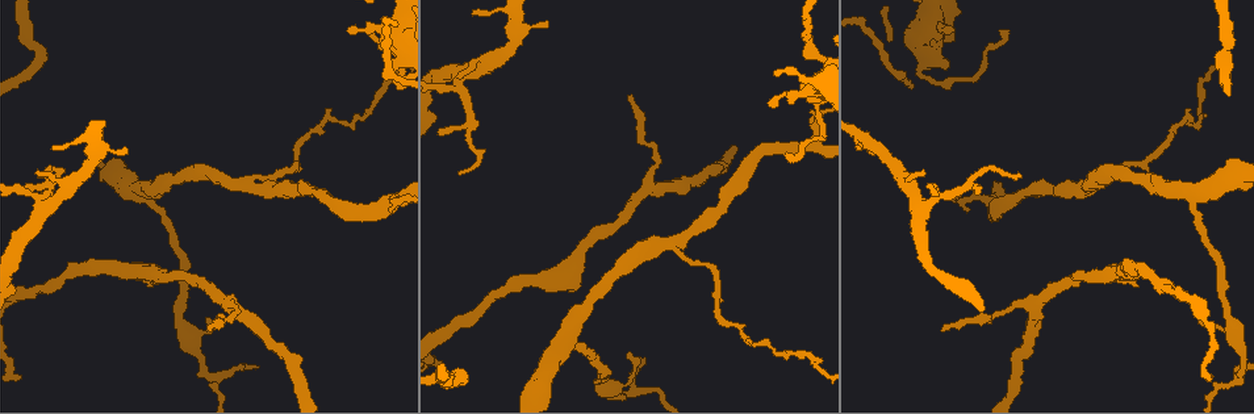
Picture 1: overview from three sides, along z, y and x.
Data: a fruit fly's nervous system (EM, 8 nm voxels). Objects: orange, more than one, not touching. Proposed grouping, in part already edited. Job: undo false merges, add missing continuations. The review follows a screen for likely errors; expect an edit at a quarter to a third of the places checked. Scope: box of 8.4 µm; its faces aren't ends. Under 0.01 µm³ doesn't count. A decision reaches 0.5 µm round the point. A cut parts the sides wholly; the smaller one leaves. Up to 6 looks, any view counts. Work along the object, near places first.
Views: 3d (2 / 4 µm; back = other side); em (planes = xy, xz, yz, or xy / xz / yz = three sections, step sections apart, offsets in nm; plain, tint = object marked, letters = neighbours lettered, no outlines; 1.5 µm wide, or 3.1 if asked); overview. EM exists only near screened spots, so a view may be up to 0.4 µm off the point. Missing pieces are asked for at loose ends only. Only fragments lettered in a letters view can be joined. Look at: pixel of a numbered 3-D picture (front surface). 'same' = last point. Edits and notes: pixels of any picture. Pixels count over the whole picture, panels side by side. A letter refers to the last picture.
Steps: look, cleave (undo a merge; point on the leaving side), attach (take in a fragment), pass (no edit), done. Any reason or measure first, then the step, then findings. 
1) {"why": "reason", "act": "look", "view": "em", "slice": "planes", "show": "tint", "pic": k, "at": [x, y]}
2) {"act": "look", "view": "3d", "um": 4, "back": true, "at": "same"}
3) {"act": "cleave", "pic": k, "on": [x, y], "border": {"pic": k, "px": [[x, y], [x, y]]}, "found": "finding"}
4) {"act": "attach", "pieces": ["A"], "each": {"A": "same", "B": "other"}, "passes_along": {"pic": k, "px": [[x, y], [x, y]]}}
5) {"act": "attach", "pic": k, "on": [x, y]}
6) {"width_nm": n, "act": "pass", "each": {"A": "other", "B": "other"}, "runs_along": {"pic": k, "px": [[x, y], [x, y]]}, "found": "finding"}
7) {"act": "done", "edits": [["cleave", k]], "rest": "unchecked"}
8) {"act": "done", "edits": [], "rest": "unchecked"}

{"why": "long arm stops here", "act": "look", "view": "em", "slice": "planes", "show": "letters", "pic": 1, "at": [1206, 378]}

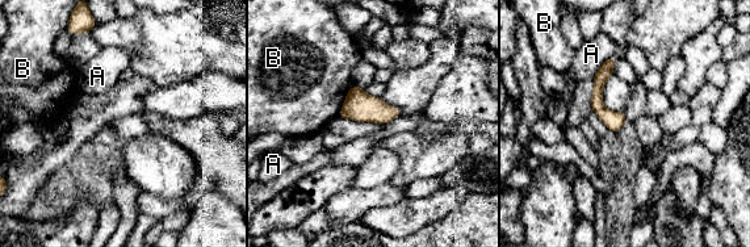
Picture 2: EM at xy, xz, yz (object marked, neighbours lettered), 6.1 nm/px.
{"longest_contact_nm": ["B", 220], "act": "pass", "each": {"A": "other", "B": "other"}, "border": {"pic": 2, "px": [[352, 84], [338, 116]]}, "found": "no lettered fragment goes on from it"}

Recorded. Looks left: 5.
{"why": "calibre changes", "act": "look", "view": "3d", "um": 4, "pic": 1, "at": [386, 199]}

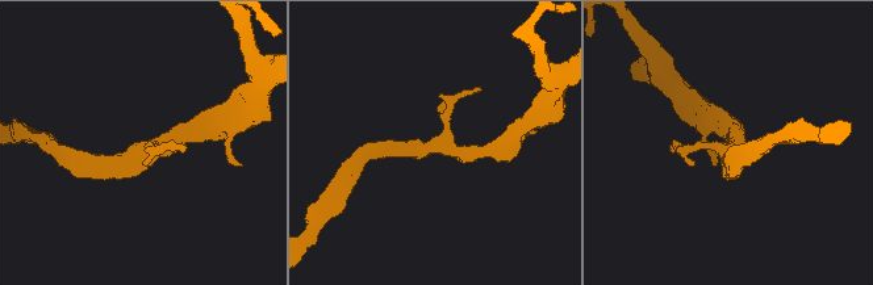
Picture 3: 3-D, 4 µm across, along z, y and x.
{"why": "now the EM", "act": "look", "view": "em", "slice": "planes", "show": "letters", "pic": 3, "at": [144, 151]}

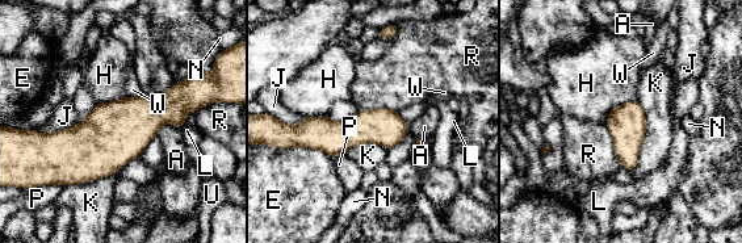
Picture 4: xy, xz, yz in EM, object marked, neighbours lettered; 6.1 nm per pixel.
{"width_nm": 220, "act": "pass", "each": {"A": "other", "E": "other", "H": "other", "J": "other", "K": "other", "L": "other", "N": "other", "P": "other", "R": "other", "U": "other", "W": "other"}, "found": "continuous, no second neuron"}

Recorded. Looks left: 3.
{"act": "look", "view": "3d", "um": 4, "pic": 1, "at": [127, 151]}

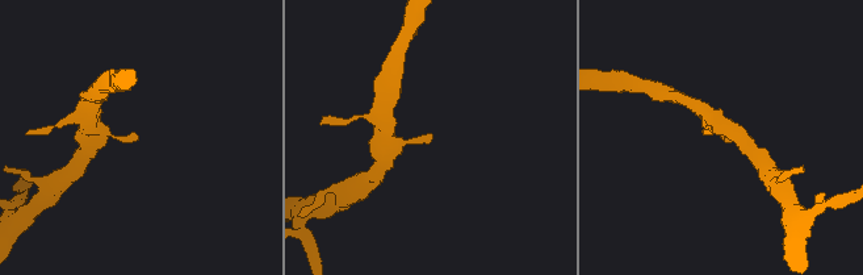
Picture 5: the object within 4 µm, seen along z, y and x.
{"act": "look", "view": "em", "slice": "planes", "show": "letters", "pic": 5, "at": [137, 137]}

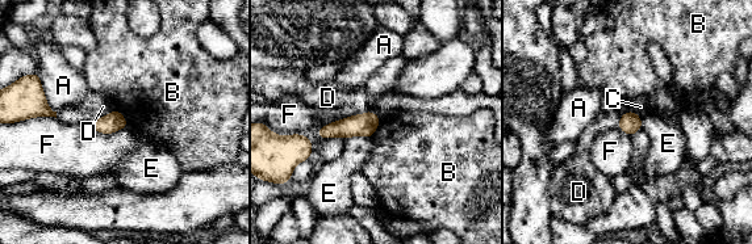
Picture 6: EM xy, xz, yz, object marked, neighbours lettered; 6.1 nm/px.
{"act": "pass", "each": {"A": "other", "B": "other", "C": "other", "D": "other", "E": "other", "F": "other"}, "border": {"pic": 6, "px": [[380, 120], [370, 138]]}, "found": "none of them fits"}

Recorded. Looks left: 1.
{"act": "done", "edits": [], "rest": "unchecked"}

